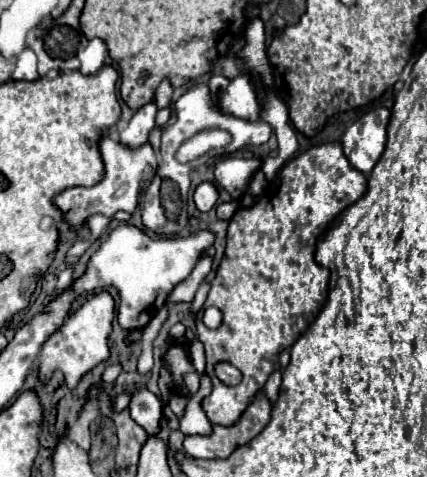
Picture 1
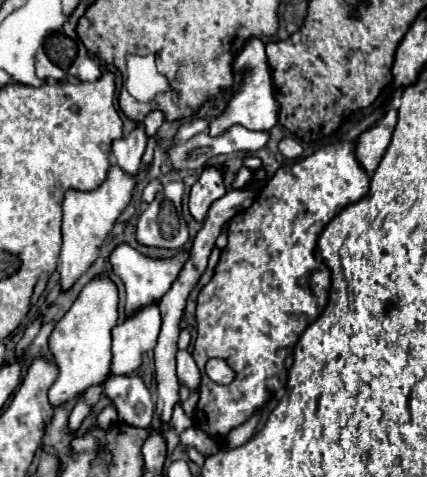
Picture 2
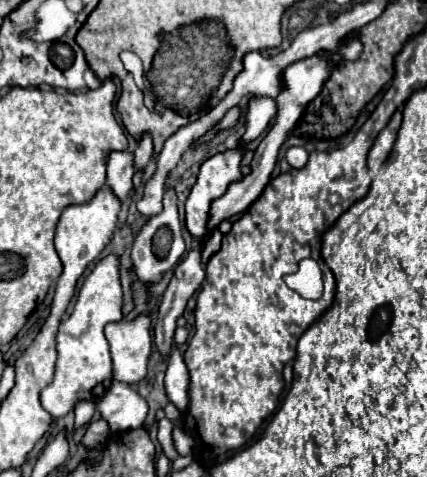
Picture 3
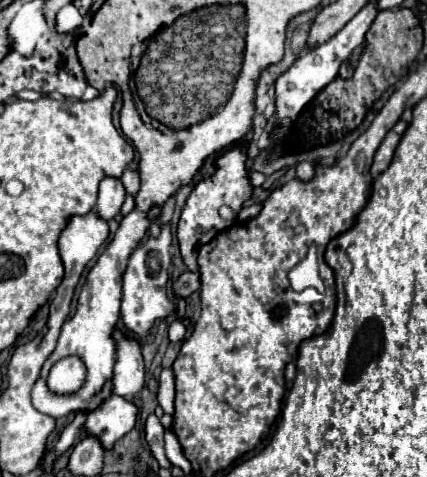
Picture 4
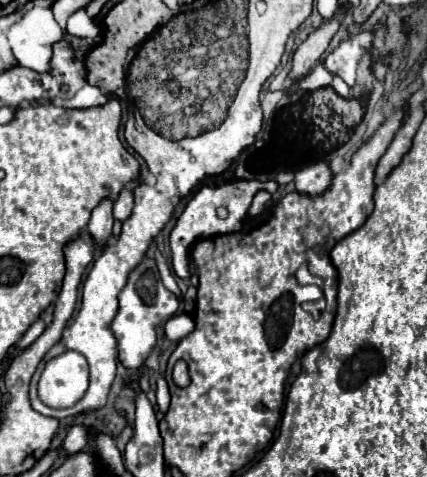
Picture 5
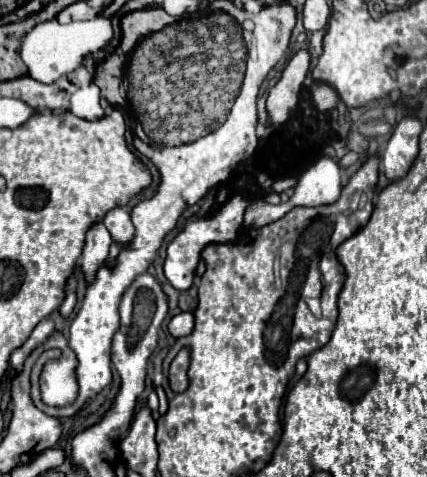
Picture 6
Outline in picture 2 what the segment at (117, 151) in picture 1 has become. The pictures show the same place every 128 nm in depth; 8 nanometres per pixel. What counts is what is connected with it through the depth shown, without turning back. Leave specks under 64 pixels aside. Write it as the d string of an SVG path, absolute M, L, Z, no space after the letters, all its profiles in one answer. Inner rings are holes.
M112 166L106 180L92 192L78 192L68 190L62 202L62 250L60 250L60 286L62 292L70 290L74 282L92 266L92 262L100 254L100 246L106 236L112 232L118 216L130 204L134 190L134 178L124 176L120 168Z

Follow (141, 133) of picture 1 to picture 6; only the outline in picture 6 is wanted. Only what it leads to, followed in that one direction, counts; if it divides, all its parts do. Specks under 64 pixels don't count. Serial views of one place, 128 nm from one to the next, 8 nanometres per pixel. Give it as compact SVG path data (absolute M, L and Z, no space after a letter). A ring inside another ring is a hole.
M94 224L90 228L90 232L86 234L86 246L80 258L80 272L86 280L86 284L90 284L96 278L98 268L104 266L104 260L108 256L108 248L110 248L110 236L108 230L104 228L104 224Z

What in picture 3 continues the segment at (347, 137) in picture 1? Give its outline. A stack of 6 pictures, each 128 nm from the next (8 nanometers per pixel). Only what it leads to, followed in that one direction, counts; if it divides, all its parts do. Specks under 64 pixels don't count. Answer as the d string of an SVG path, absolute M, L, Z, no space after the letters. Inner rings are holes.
M396 112L392 116L392 120L388 122L388 126L378 134L378 138L376 138L376 142L374 142L374 146L372 146L370 154L368 154L368 168L370 170L378 170L384 164L384 160L388 158L388 154L390 154L390 150L394 146L400 122L402 122L402 114Z

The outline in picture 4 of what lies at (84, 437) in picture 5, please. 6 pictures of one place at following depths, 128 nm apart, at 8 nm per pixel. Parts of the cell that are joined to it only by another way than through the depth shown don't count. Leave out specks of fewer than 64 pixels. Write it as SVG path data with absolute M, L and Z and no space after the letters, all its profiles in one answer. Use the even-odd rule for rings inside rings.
M112 394L100 408L88 412L84 428L86 434L98 438L104 450L112 450L116 440L120 440L126 432L132 430L136 422L136 414L138 408L132 402Z

